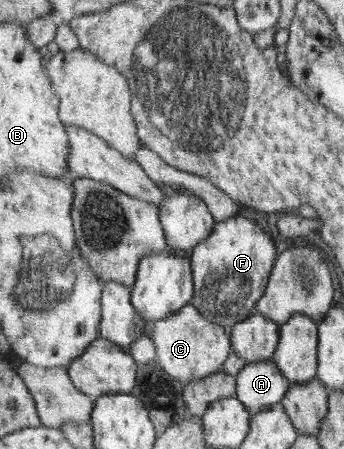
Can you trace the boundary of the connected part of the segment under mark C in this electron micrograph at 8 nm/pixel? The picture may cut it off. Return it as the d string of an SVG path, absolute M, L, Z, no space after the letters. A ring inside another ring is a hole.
M190 303L170 318L164 318L151 327L150 337L158 349L156 363L162 365L168 375L190 383L207 378L223 369L233 351L231 335L224 324L212 323L198 308Z

